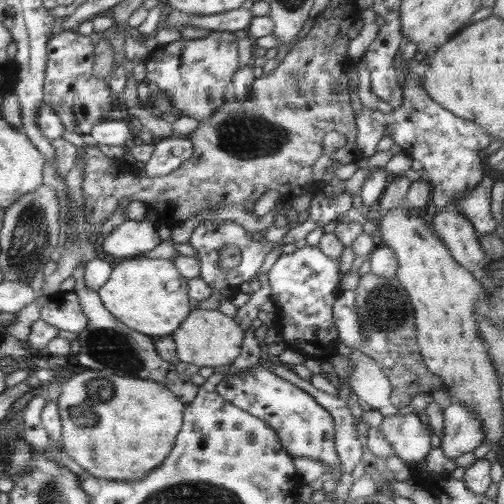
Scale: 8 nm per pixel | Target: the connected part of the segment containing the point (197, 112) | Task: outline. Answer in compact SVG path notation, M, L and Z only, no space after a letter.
M215 30L208 37L181 38L159 46L146 59L147 80L156 82L164 90L182 116L205 121L211 119L232 97L231 87L238 64L237 33Z

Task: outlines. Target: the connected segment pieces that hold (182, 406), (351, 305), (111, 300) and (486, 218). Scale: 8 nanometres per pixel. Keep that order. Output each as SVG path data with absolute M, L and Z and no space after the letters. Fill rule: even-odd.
M111 368L101 371L89 369L76 374L75 378L64 386L59 400L64 424L62 444L66 453L95 477L111 481L143 481L150 472L166 463L176 448L178 436L185 425L187 404L160 382L148 382L142 378L122 378L114 376L114 372L116 371ZM99 396L102 399L102 406L98 406L98 410L102 410L102 422L98 422L98 426L88 426L88 423L96 420L90 413L90 408L98 403Z
M343 290L334 302L334 319L337 320L338 335L347 347L352 351L360 351L364 346L364 333L355 312L355 290Z
M141 256L128 258L117 265L111 280L99 293L104 305L122 322L139 332L162 338L177 333L194 312L190 300L190 281L173 260Z
M487 171L486 178L470 194L460 198L452 208L460 209L462 215L470 220L479 234L495 232L497 226L492 213L490 213L490 192L497 176L494 171Z

